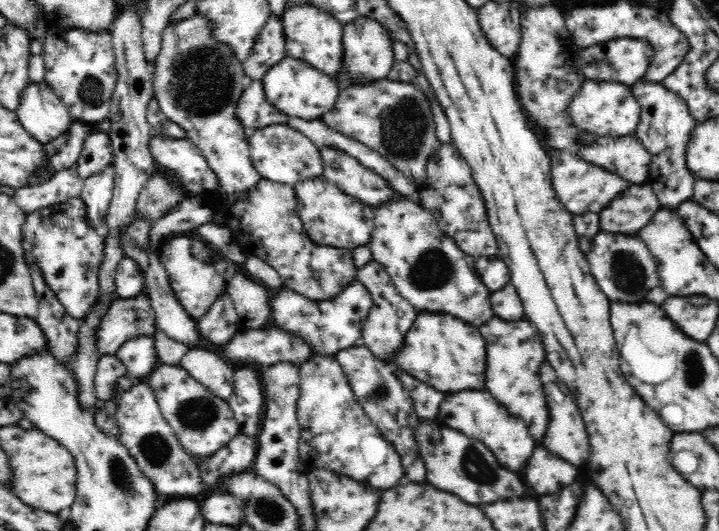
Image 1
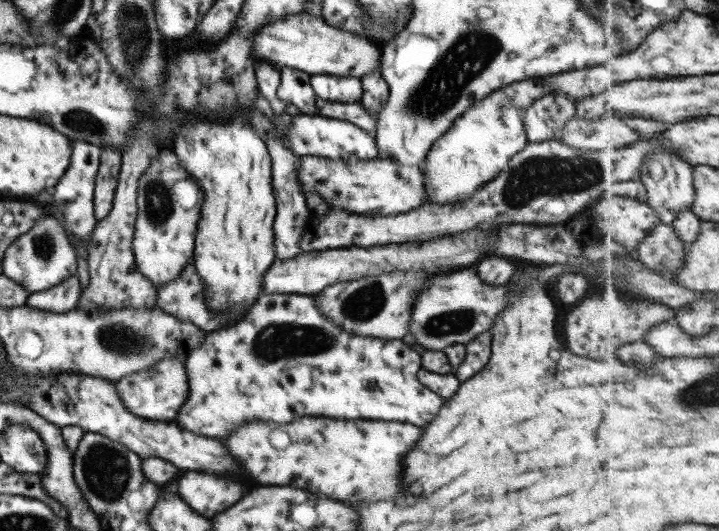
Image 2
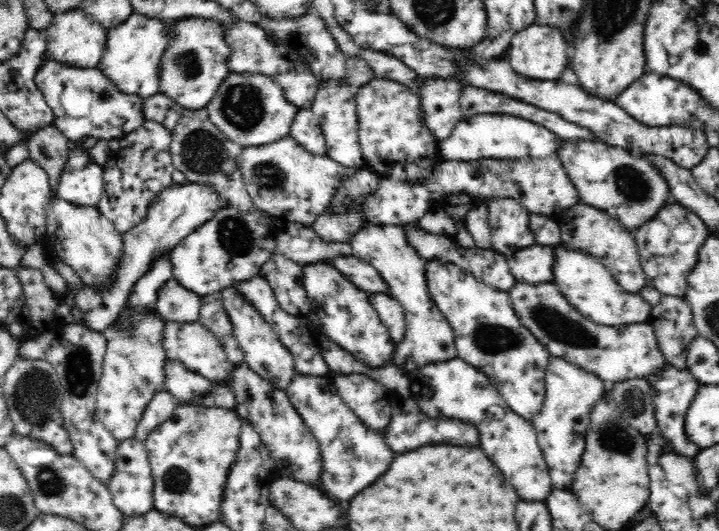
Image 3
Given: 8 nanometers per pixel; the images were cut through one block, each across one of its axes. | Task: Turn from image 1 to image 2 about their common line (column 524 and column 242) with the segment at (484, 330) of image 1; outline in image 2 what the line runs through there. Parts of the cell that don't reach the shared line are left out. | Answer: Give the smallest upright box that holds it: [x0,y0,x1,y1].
[174,294,444,439]

